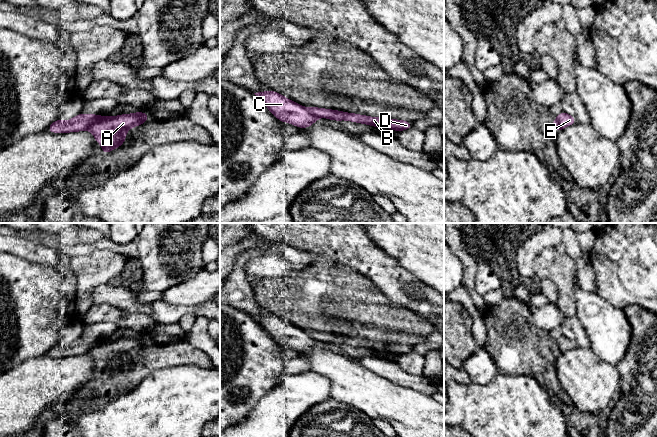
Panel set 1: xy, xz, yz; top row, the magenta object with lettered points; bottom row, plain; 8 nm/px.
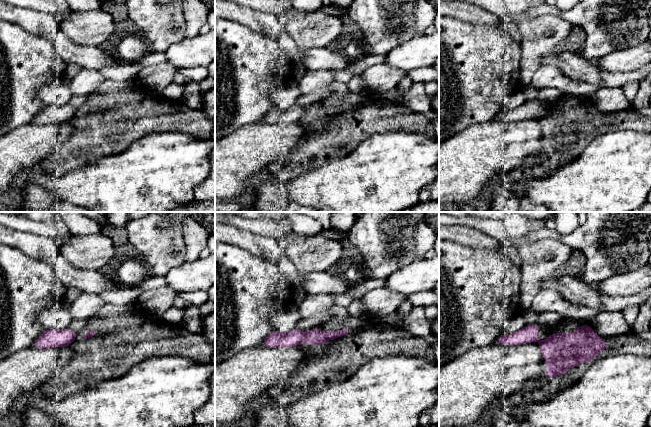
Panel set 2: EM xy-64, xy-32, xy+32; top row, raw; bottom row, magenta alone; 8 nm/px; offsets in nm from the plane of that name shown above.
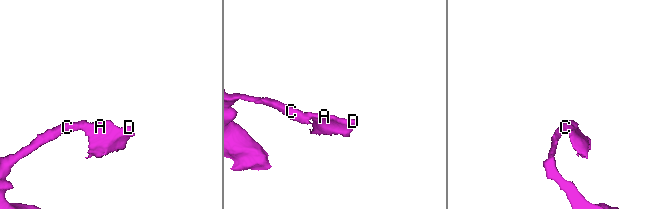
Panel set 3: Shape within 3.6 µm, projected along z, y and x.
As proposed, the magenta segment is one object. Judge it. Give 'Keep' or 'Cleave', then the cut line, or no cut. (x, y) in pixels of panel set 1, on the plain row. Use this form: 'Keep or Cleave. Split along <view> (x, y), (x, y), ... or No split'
Cleave. Split along xy (98, 339), (86, 353)

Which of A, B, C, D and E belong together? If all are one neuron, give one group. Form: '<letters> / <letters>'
A B D / C E

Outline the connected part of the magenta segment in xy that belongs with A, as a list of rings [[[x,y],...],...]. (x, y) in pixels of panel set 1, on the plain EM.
[[[146,336],[121,338],[118,340],[100,340],[87,353],[102,370],[102,376],[106,379],[113,373],[120,372],[126,365],[126,356],[136,350],[149,345]]]

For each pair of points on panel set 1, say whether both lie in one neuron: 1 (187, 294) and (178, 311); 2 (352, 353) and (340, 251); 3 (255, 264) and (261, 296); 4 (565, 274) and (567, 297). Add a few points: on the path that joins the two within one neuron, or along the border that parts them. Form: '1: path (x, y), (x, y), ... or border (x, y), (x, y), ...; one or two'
1: border (161, 298), (172, 304), (198, 305); two
2: border (319, 259), (327, 259), (347, 265), (363, 275); two
3: border (271, 278), (261, 278), (257, 281); two
4: path (566, 280), (567, 291); one

